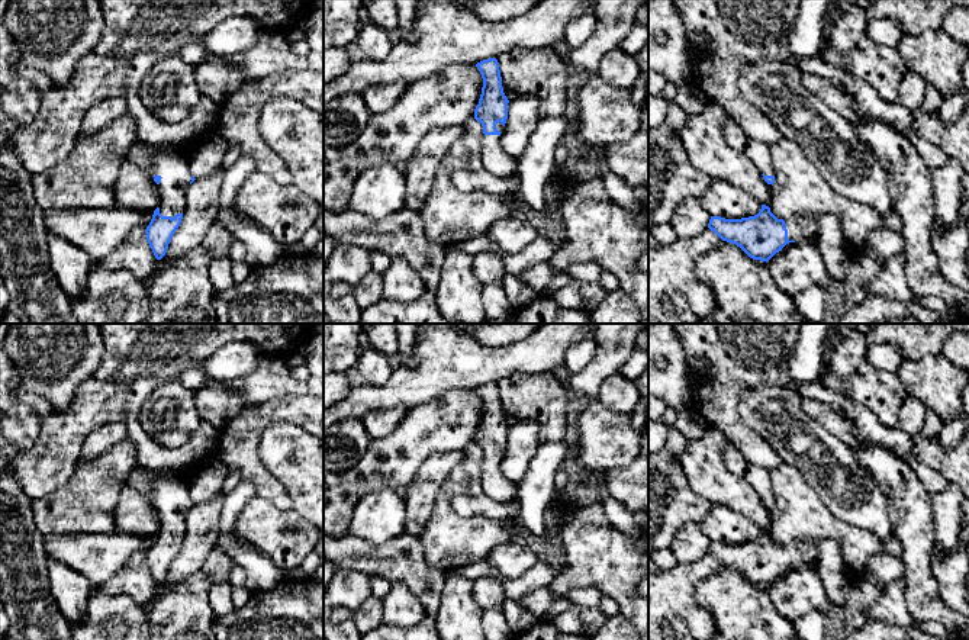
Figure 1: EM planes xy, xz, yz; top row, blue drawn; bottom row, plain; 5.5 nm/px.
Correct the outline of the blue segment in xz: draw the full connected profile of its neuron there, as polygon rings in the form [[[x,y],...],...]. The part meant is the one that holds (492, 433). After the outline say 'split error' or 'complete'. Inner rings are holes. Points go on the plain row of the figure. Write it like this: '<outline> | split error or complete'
[[[496,383],[476,389],[483,412],[474,444],[483,451],[482,489],[490,499],[508,504],[518,496],[516,485],[509,482],[500,470],[500,459],[508,444],[508,422],[503,418],[499,387]]] | split error

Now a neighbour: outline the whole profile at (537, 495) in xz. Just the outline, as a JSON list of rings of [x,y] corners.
[[[540,444],[527,475],[516,485],[519,501],[519,524],[532,541],[550,546],[556,536],[548,534],[550,517],[557,504],[554,476],[560,467],[570,466],[572,444]]]

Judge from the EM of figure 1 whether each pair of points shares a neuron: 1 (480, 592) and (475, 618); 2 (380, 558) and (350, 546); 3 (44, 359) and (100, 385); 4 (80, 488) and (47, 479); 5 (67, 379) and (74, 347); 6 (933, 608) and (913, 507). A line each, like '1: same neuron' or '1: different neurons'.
1: different neurons
2: same neuron
3: different neurons
4: different neurons
5: same neuron
6: same neuron

